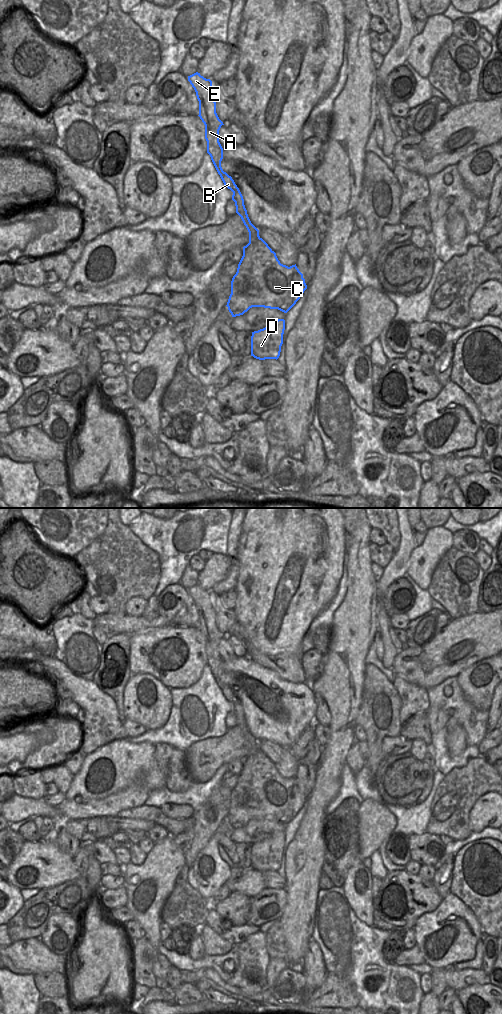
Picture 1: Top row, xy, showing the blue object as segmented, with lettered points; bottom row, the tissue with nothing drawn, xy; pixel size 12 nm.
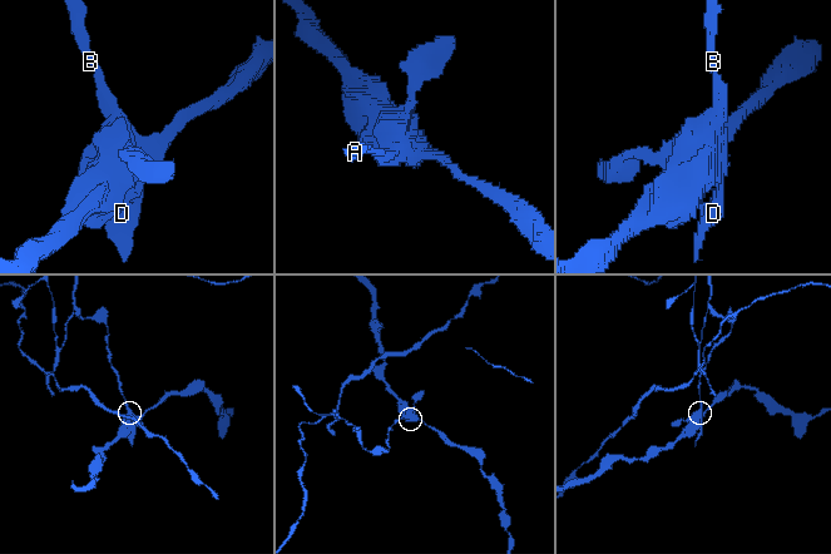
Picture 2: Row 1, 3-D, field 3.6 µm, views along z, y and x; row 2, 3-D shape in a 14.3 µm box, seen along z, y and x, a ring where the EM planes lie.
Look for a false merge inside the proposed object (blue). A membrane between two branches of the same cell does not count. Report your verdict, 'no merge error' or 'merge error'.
merge error

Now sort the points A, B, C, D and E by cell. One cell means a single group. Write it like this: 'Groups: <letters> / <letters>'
Groups: A B D E / C.

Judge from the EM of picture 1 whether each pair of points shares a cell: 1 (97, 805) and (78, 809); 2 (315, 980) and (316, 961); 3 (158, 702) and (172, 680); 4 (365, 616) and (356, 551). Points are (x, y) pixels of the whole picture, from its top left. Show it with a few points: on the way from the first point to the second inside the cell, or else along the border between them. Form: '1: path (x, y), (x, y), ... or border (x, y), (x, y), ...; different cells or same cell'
1: path (92, 808), (83, 808); same cell
2: path (315, 975), (315, 966); same cell
3: border (148, 674), (151, 674), (168, 688); different cells
4: path (361, 600), (359, 567); same cell

